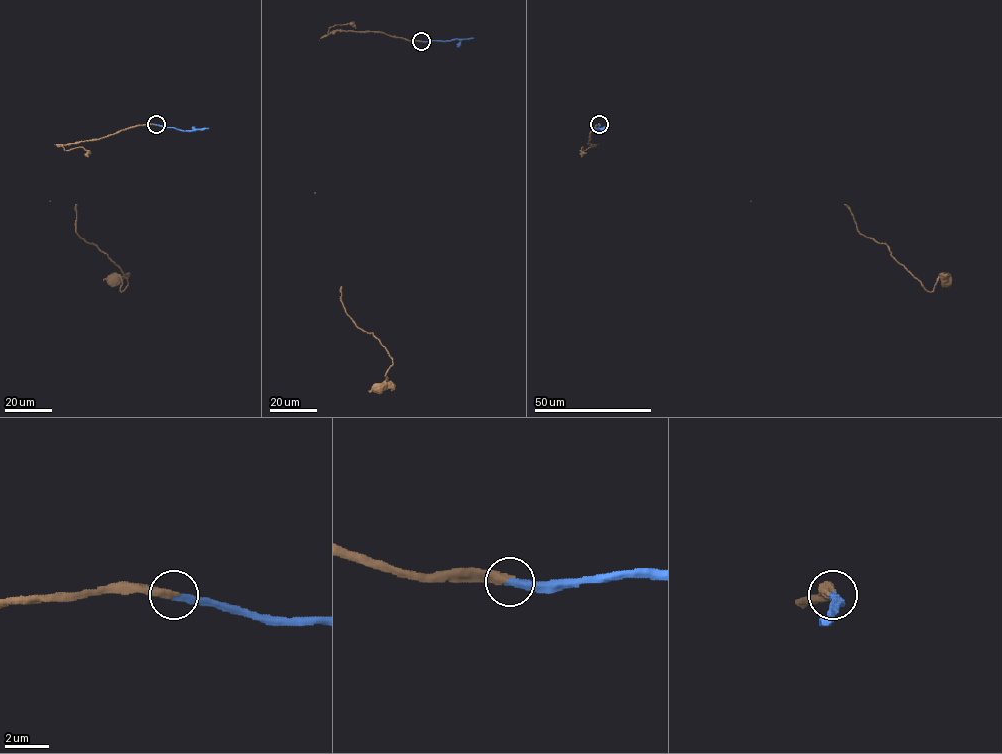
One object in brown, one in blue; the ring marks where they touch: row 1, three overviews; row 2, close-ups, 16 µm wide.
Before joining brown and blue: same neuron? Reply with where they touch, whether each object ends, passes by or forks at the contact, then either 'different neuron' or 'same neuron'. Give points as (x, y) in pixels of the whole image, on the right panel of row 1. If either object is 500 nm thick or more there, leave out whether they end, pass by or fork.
at (599, 124); brown ends there; blue ends there; same neuron

